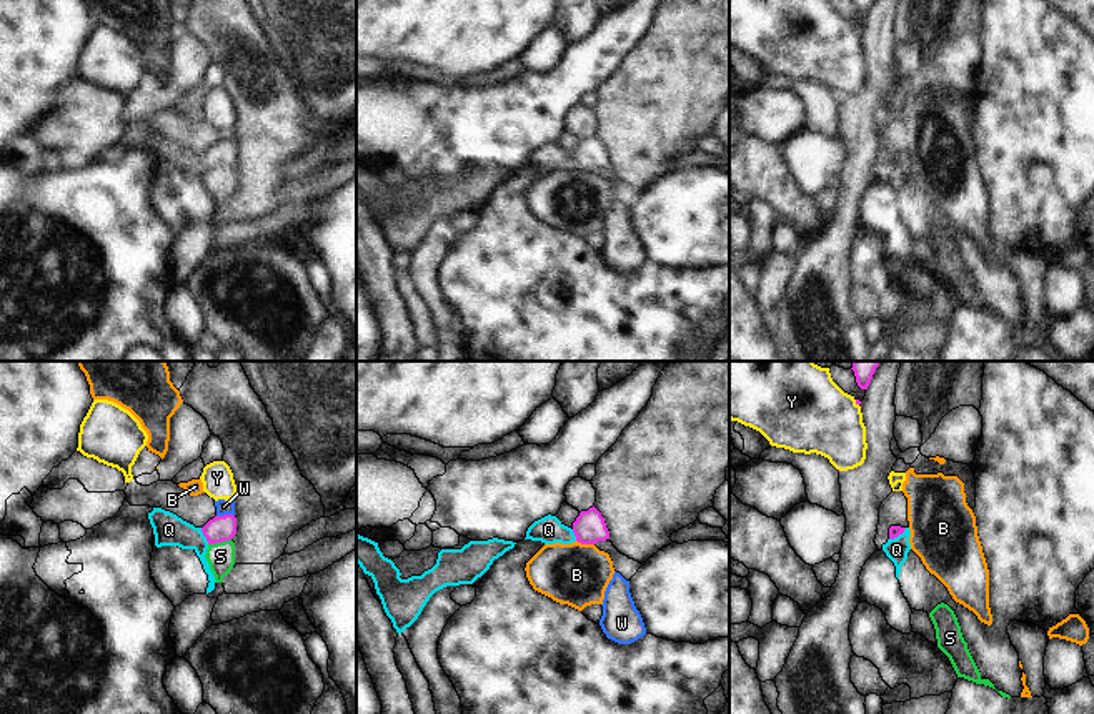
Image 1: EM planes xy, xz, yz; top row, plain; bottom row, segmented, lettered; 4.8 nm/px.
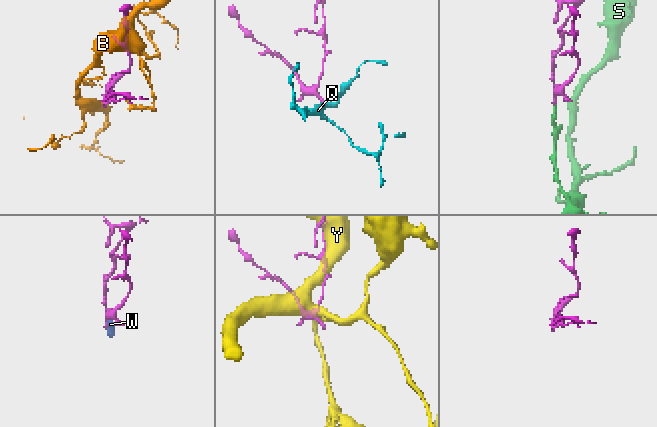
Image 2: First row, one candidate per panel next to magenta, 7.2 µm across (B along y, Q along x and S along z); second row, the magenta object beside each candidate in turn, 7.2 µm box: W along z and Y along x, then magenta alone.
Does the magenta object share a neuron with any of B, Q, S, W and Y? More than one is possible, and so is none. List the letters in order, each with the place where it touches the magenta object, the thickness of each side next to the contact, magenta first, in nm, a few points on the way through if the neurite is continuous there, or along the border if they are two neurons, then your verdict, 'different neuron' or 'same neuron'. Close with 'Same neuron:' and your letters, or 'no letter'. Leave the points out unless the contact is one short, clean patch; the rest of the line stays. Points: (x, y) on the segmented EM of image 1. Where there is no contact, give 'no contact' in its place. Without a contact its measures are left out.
B: xz (585, 543) | 150/300 nm | different neuron
Q: xy (203, 535) | 130/150 nm | along xy (200, 528), (208, 543) | different neuron
S: xy (218, 541) | 130/140 nm | across xy (222, 528), (218, 541), (220, 556) | same neuron
W: xy (225, 515) | 130/70 nm | along xy (233, 515), (217, 516) | different neuron
Y: yz (856, 403) | 20/400 nm | different neuron
Same neuron: S

